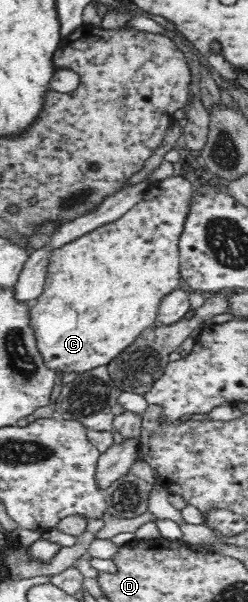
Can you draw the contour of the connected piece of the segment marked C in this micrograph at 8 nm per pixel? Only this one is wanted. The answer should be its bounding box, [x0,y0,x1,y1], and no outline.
[32,176,194,372]

